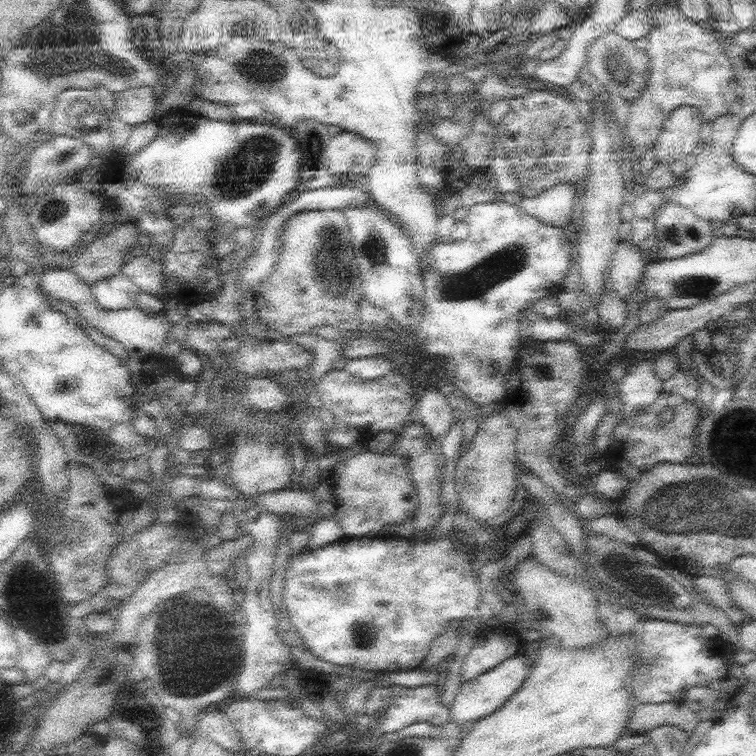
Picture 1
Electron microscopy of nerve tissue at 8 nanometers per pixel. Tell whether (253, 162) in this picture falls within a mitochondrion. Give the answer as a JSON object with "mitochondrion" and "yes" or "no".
{"mitochondrion":"yes"}

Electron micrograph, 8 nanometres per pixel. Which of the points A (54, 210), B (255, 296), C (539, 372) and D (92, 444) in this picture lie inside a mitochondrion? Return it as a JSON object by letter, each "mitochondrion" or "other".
{"A":"mitochondrion","B":"other","C":"mitochondrion","D":"other"}

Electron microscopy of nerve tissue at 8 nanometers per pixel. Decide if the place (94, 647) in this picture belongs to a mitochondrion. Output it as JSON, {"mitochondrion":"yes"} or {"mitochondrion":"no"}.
{"mitochondrion":"no"}

